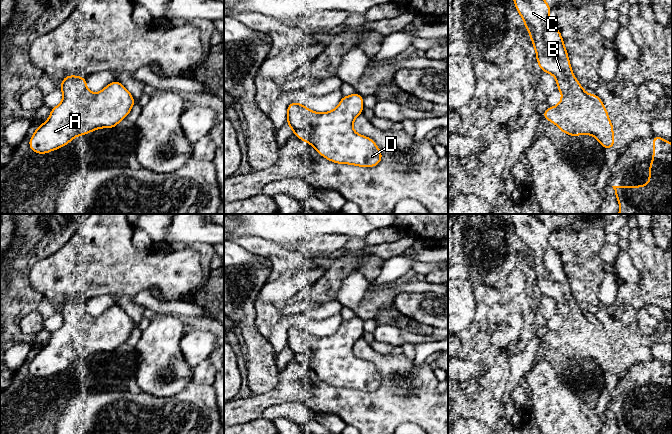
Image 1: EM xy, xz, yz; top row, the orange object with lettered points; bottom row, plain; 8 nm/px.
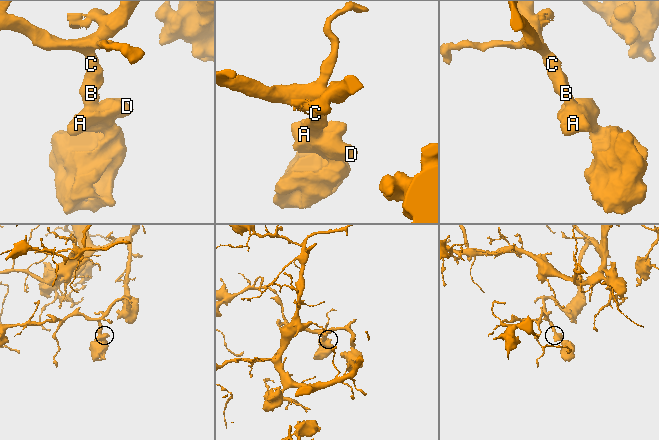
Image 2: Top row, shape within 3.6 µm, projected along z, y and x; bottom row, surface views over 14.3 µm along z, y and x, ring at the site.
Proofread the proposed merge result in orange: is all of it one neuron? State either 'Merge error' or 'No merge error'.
No merge error

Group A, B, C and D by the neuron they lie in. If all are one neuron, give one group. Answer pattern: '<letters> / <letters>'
A B C D

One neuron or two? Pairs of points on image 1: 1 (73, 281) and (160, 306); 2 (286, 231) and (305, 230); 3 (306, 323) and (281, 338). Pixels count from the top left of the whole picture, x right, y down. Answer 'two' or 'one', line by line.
1: two
2: one
3: one

